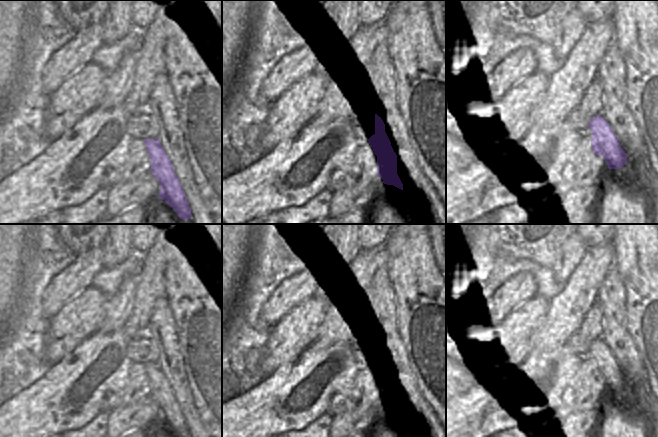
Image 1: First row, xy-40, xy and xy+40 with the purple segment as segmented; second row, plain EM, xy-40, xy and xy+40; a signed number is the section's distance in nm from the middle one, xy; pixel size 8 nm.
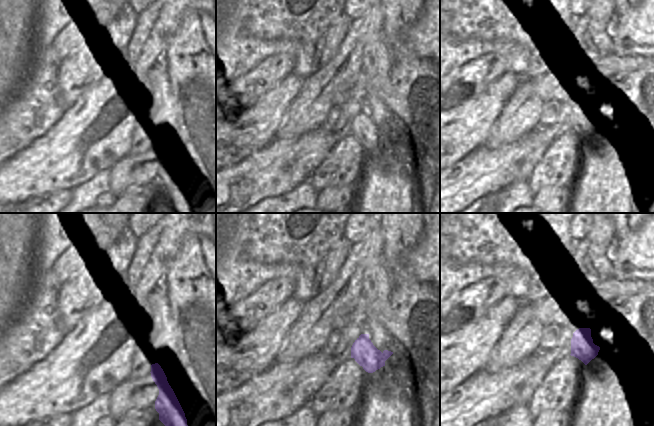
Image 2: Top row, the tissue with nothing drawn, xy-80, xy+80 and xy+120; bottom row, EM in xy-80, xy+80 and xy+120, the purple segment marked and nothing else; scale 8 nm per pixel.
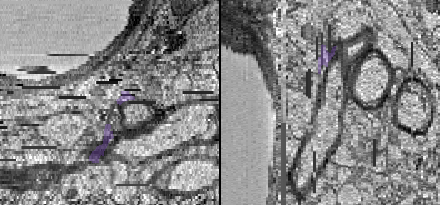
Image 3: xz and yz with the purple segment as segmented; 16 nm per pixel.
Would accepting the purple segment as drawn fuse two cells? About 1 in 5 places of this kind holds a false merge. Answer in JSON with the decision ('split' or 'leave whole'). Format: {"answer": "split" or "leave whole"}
{"answer": "leave whole"}

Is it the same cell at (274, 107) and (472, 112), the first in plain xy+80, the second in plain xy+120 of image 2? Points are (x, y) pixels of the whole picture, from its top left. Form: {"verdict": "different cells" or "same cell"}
{"verdict": "same cell"}

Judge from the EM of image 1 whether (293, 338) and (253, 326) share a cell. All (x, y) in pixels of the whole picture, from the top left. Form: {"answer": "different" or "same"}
{"answer": "same"}

